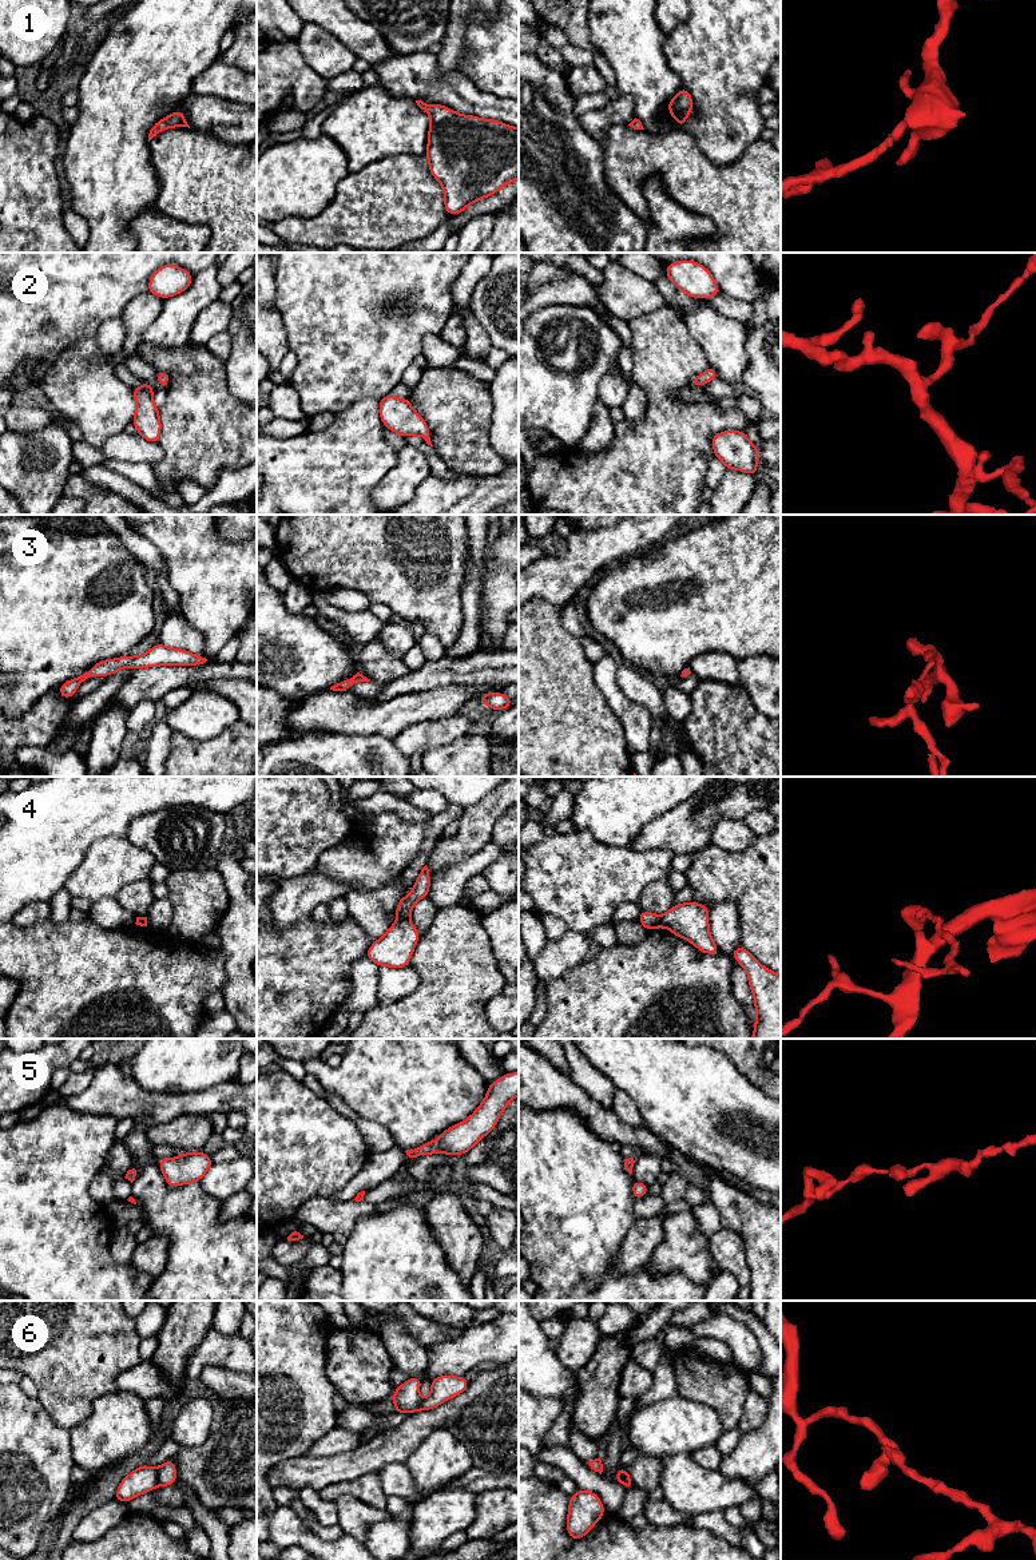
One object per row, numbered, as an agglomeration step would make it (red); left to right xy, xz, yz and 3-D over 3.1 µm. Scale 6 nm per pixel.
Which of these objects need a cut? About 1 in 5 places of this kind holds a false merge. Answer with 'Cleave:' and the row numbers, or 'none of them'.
Cleave: 4, 6

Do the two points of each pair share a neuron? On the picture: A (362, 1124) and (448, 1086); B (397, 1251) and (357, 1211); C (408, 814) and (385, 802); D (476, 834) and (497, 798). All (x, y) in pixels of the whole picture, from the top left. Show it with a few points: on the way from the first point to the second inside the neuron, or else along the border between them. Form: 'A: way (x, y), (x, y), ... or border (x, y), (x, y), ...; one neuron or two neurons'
A: border (345, 1102), (361, 1116), (381, 1123), (395, 1140); two neurons
B: border (378, 1213), (370, 1217), (361, 1217), (346, 1235); two neurons
C: way (403, 809), (391, 804); one neuron
D: way (476, 825), (491, 808); one neuron

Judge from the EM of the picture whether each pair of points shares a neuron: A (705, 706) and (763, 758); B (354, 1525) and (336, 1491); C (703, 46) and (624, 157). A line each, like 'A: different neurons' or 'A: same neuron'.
A: same neuron
B: different neurons
C: different neurons

